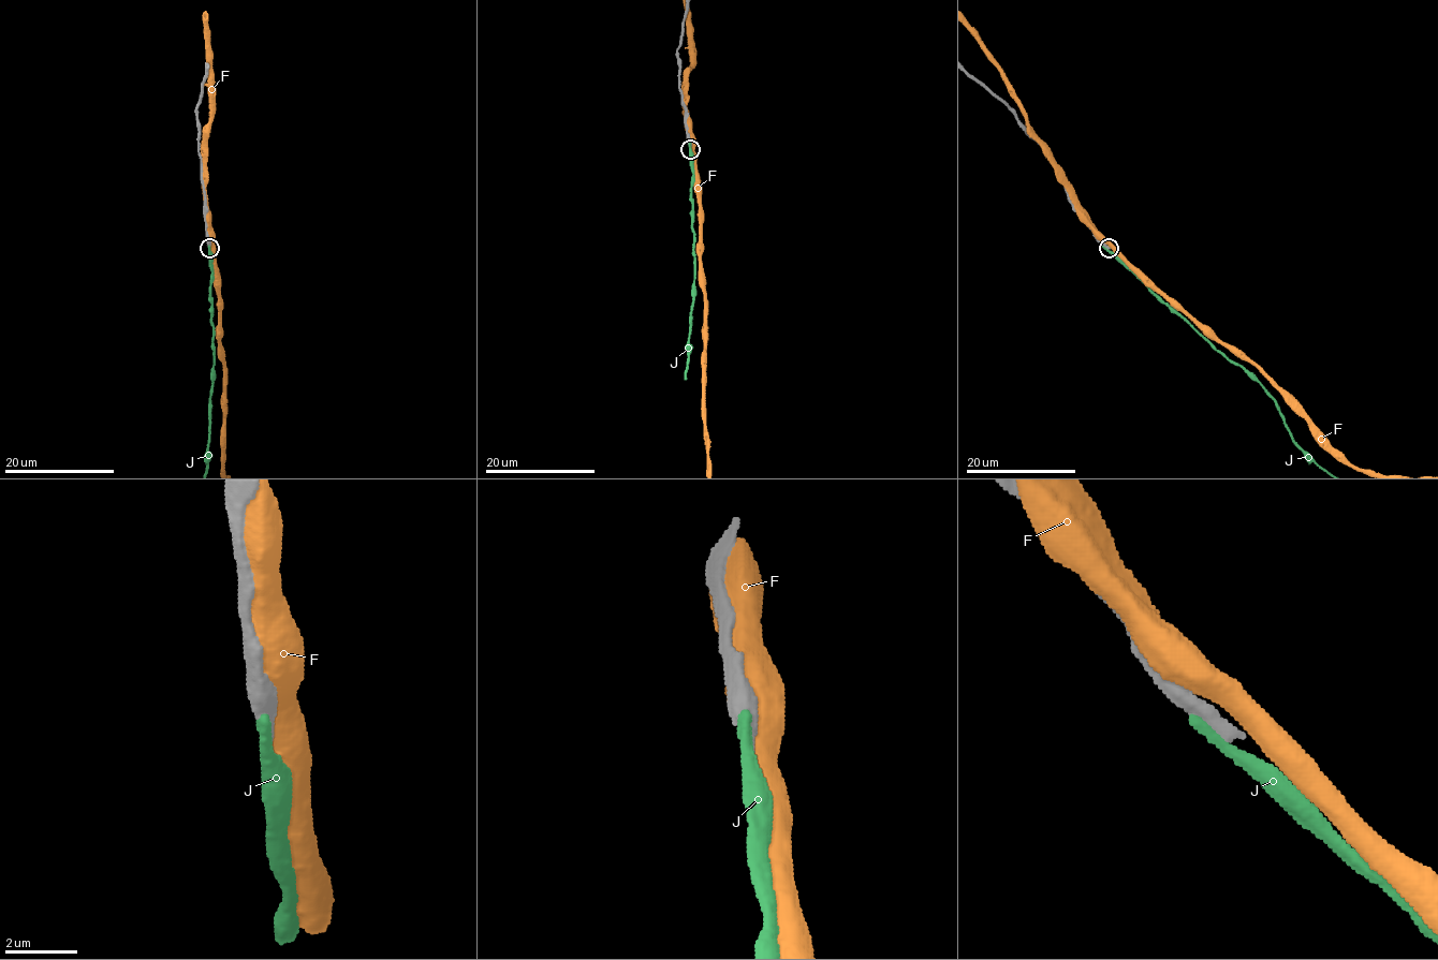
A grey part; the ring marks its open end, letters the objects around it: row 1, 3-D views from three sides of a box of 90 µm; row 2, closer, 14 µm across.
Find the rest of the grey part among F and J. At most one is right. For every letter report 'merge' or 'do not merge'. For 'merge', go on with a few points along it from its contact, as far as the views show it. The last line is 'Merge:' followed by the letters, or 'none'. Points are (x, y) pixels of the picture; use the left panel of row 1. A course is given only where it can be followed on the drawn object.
F: do not merge
J: do not merge
Merge: none

